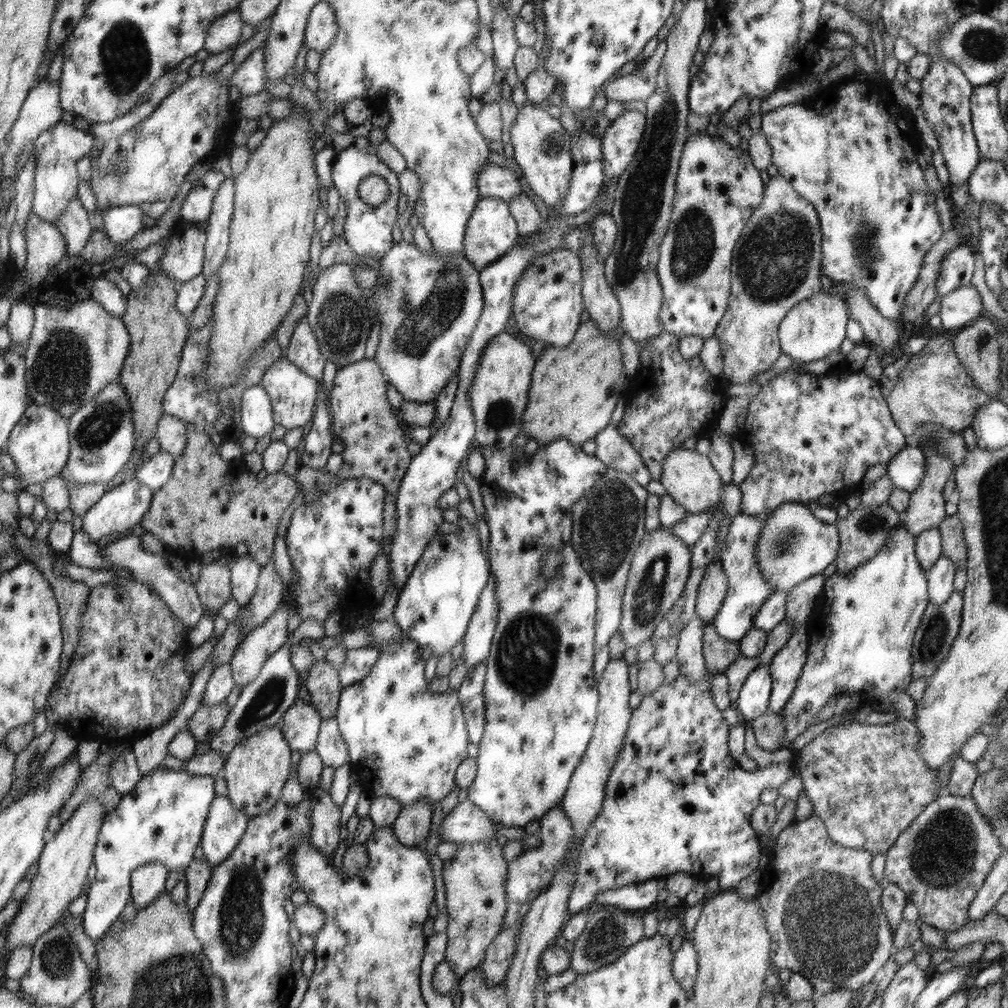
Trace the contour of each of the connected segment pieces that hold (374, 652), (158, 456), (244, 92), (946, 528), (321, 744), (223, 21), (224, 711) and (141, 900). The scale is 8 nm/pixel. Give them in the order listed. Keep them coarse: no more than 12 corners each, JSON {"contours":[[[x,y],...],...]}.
{"contours":[[[380,649],[347,650],[339,670],[346,688],[365,680],[377,663]],[[164,449],[147,458],[136,479],[153,491],[174,473],[175,457]],[[265,48],[238,66],[230,87],[240,99],[266,89]],[[960,517],[938,526],[943,556],[966,566],[967,546]],[[323,719],[315,751],[325,766],[348,763],[337,720]],[[227,12],[208,28],[210,54],[238,44],[242,19]],[[226,699],[201,704],[187,722],[198,743],[209,741],[224,726]],[[148,863],[132,874],[132,899],[146,908],[166,890],[169,868]]]}

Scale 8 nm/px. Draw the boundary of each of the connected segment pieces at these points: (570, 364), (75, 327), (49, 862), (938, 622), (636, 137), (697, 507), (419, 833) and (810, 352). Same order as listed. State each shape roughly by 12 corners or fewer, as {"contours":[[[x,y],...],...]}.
{"contours":[[[590,319],[533,368],[522,434],[580,447],[626,394],[622,328]],[[96,300],[37,304],[34,403],[70,418],[121,375],[132,337]],[[81,804],[51,833],[5,928],[33,946],[83,894],[105,816]],[[963,595],[928,604],[914,633],[911,678],[932,674],[959,633]],[[624,110],[601,138],[605,176],[633,164],[647,116]],[[682,446],[659,481],[688,514],[721,502],[724,482],[710,459]],[[433,802],[405,806],[391,825],[397,839],[427,840]],[[819,292],[780,324],[796,363],[822,360],[846,338],[848,306]]]}

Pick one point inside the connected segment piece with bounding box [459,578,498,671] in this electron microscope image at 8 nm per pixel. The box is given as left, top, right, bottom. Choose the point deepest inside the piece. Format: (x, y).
(478, 638)

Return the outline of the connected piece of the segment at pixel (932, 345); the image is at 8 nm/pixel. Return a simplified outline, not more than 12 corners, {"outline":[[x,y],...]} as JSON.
{"outline":[[943,335],[892,378],[887,405],[907,438],[924,423],[971,426],[992,401]]}

